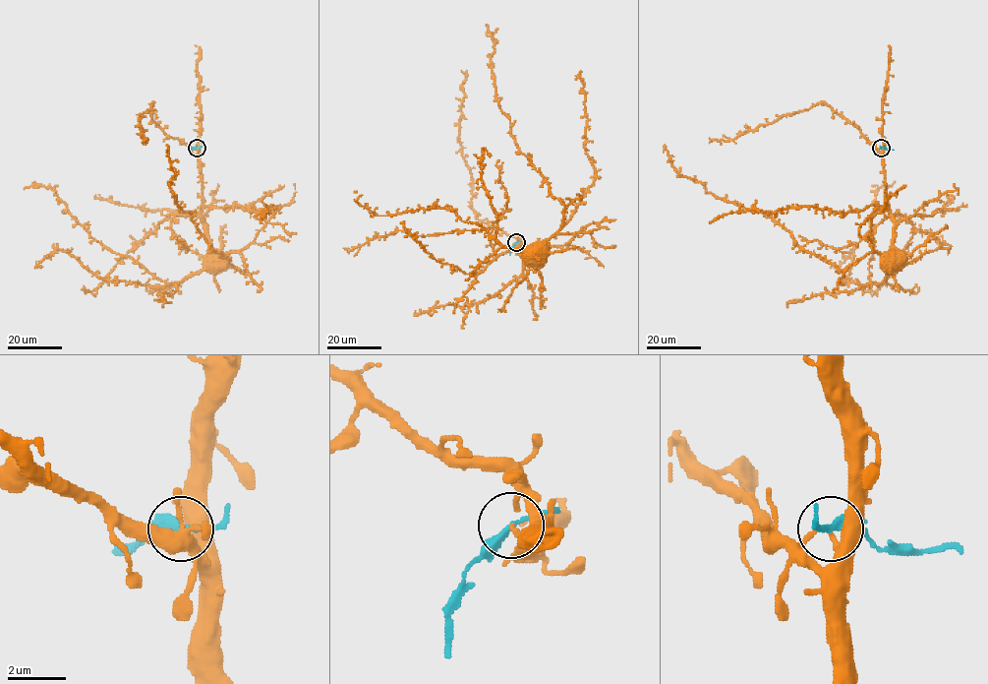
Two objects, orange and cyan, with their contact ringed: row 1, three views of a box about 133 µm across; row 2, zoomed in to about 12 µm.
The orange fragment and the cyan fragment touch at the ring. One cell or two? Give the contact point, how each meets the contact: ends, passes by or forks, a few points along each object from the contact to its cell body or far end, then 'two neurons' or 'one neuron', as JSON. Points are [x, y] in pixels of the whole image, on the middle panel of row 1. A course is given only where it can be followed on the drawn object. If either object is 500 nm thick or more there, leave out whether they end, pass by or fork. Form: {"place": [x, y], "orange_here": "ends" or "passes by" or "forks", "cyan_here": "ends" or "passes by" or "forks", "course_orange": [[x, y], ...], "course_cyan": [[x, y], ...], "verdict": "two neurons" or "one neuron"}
{"place": [516, 242], "orange_here": "ends", "cyan_here": "passes by", "course_orange": [[515, 243], [524, 255], [536, 251], [560, 227], [563, 206], [515, 143], [496, 97], [494, 39], [486, 25]], "course_cyan": [[515, 243], [509, 255]], "verdict": "two neurons"}

